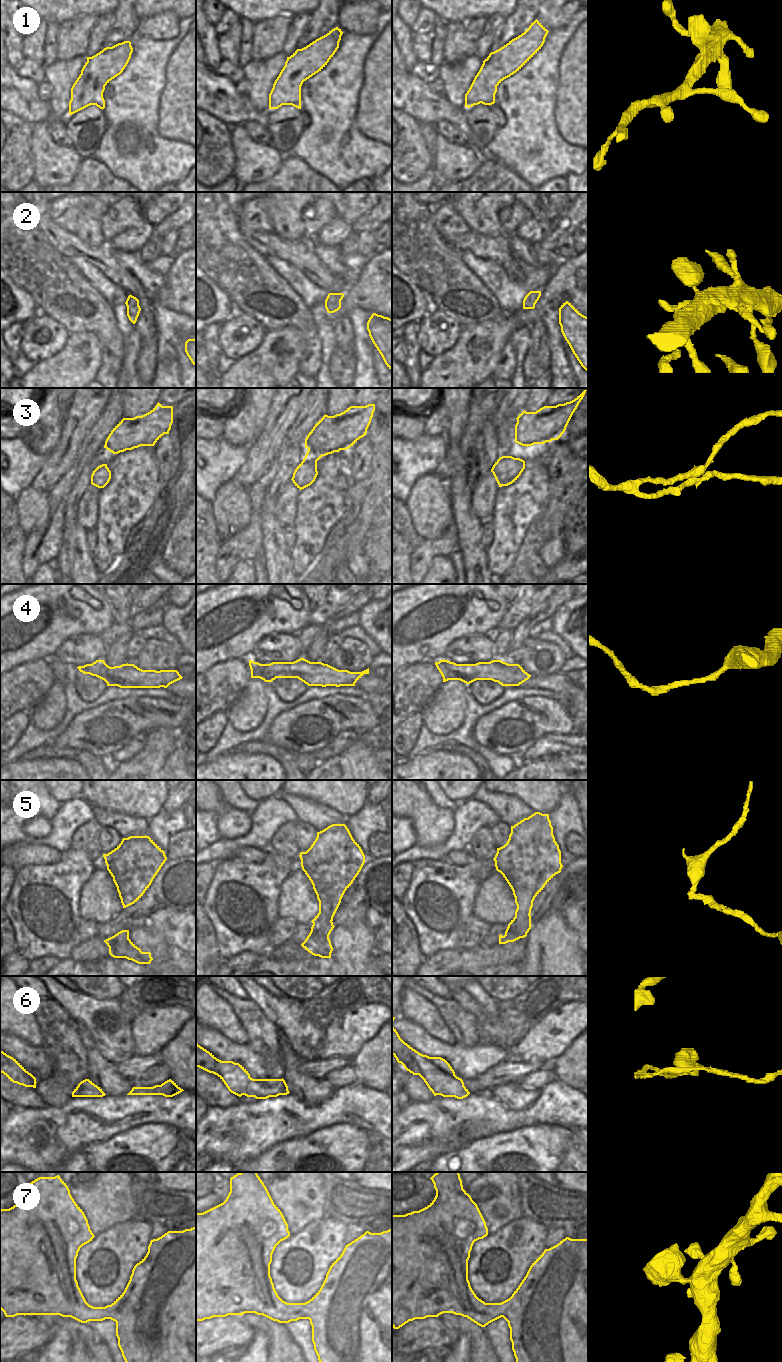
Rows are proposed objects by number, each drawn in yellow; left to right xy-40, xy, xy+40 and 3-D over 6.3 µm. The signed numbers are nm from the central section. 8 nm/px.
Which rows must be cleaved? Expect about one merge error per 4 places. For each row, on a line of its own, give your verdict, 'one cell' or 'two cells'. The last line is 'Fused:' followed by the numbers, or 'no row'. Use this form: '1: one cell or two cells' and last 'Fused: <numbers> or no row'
1: one cell
2: one cell
3: one cell
4: one cell
5: two cells
6: two cells
7: one cell
Fused: 5, 6

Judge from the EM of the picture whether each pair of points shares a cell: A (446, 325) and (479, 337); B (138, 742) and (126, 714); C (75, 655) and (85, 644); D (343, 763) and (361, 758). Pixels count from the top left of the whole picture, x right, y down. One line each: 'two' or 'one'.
A: two
B: two
C: one
D: one

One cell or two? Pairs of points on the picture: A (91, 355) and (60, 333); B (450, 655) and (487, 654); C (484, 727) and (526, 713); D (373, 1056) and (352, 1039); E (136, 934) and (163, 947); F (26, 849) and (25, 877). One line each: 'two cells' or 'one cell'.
A: two cells
B: one cell
C: one cell
D: two cells
E: one cell
F: two cells

